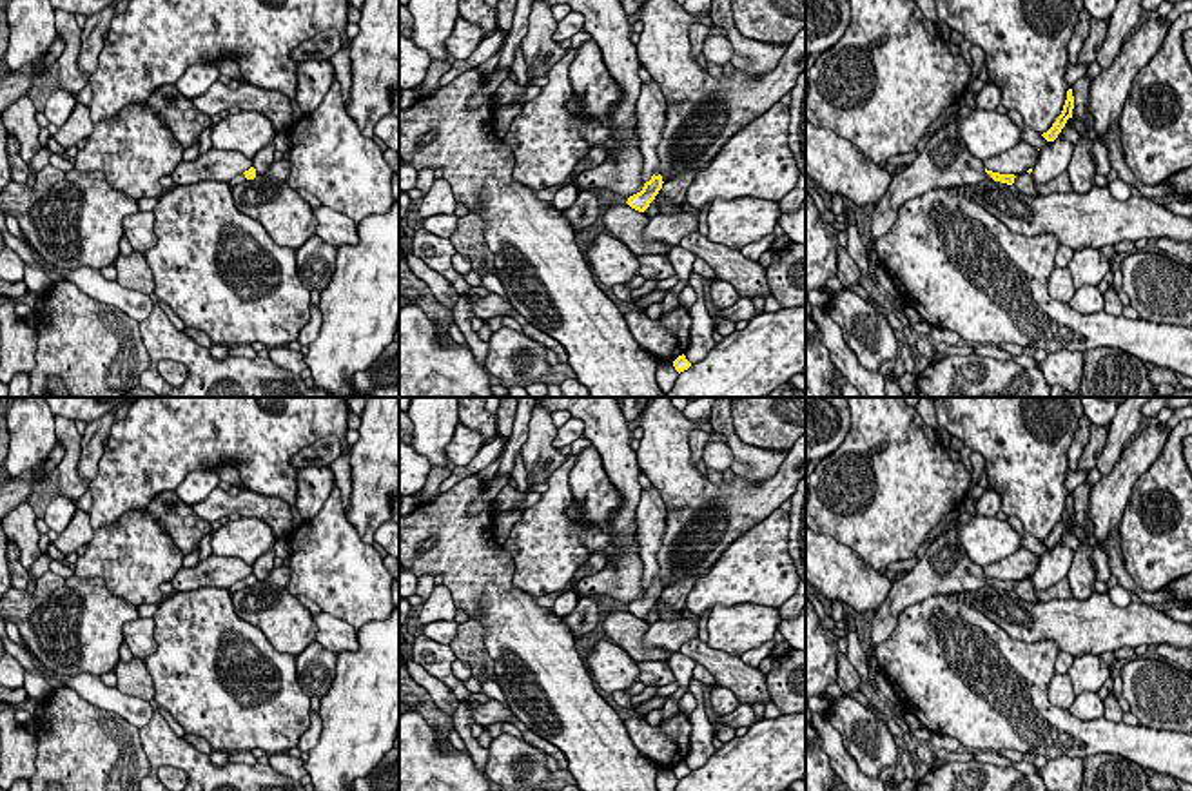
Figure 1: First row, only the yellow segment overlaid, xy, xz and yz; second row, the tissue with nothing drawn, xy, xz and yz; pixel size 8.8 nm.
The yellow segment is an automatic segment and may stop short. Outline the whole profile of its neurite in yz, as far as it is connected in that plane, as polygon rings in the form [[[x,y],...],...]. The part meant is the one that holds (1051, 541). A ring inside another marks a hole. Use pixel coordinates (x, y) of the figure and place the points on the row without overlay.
[[[1069,495],[1061,521],[1056,524],[1052,533],[1041,541],[1047,548],[1054,548],[1058,544],[1067,526],[1072,524],[1072,515],[1074,515],[1074,503],[1072,503],[1072,495]]]

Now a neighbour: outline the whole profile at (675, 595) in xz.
[[[702,571],[693,577],[686,577],[684,581],[680,581],[669,588],[664,588],[662,595],[659,597],[659,602],[650,610],[650,613],[642,620],[646,620],[648,624],[657,622],[660,606],[669,606],[682,613],[682,610],[686,608],[686,599],[691,591],[693,584],[706,573],[708,571]]]

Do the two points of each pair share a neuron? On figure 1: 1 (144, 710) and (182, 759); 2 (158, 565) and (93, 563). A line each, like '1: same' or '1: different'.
1: different
2: same

